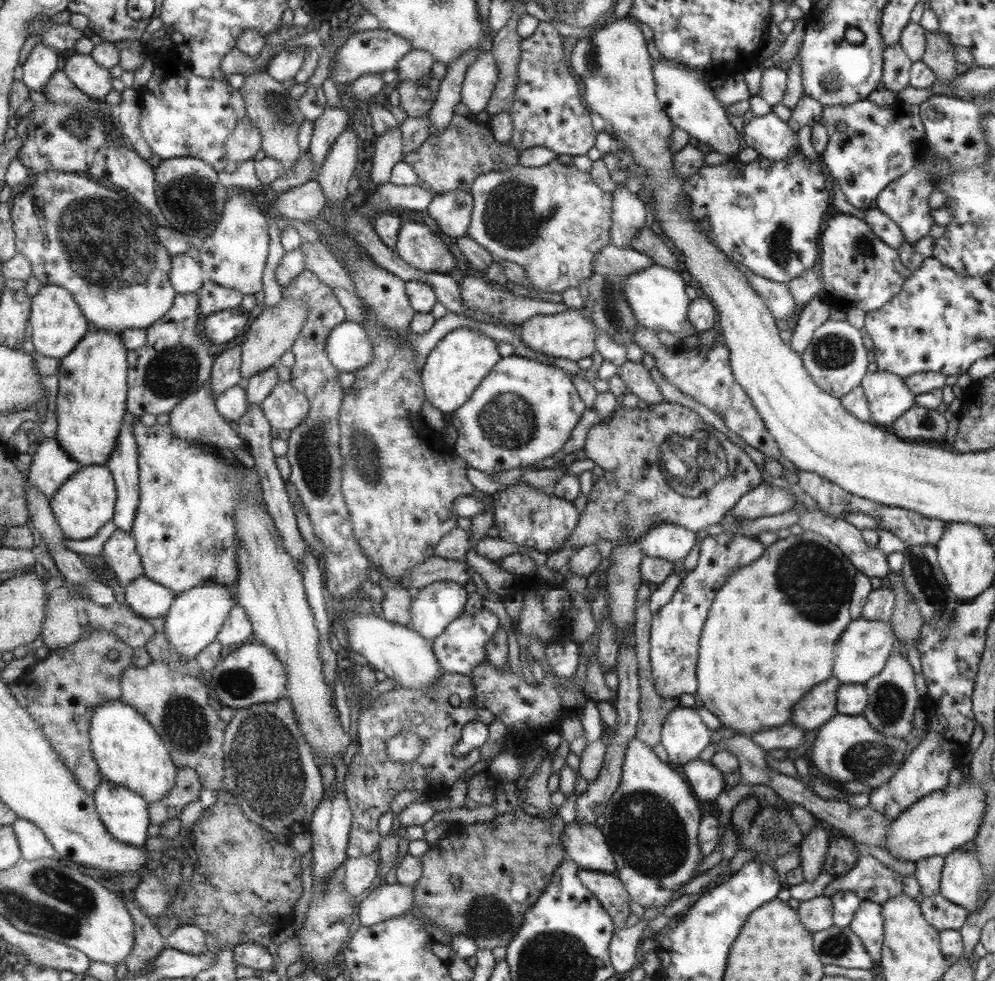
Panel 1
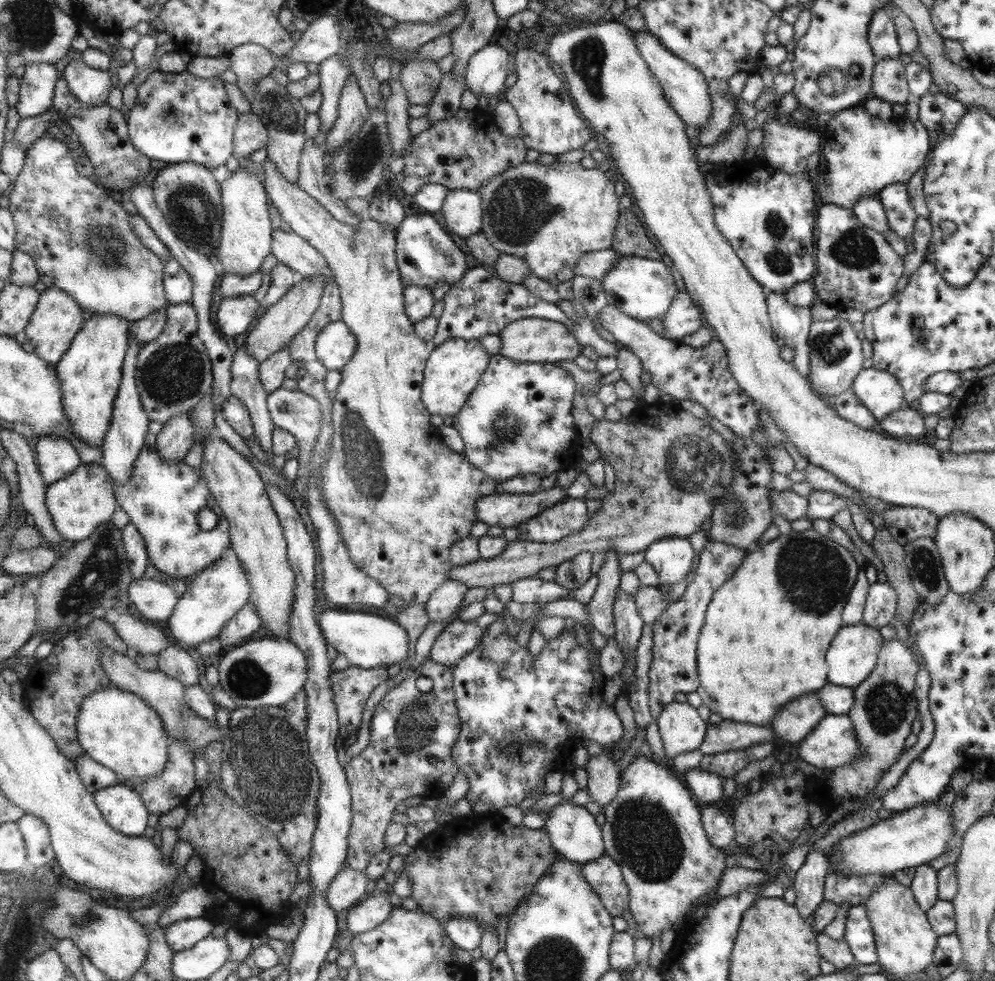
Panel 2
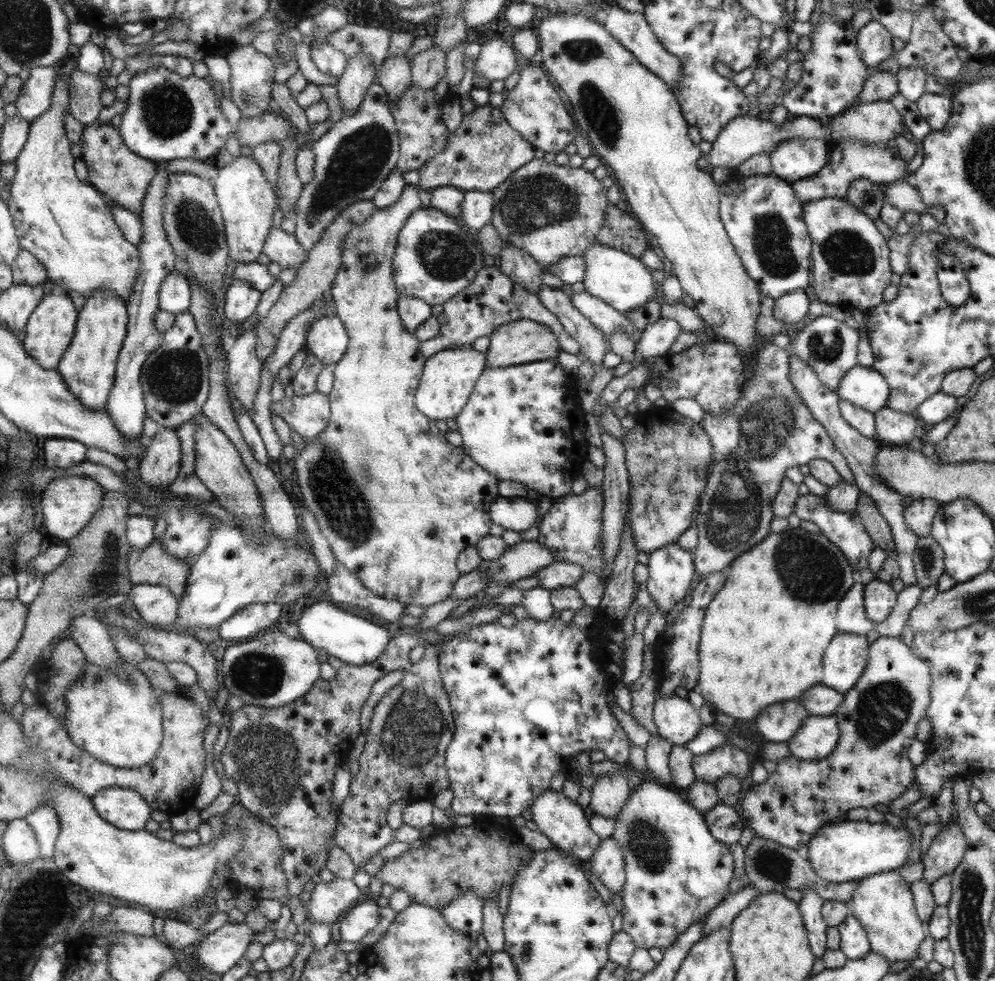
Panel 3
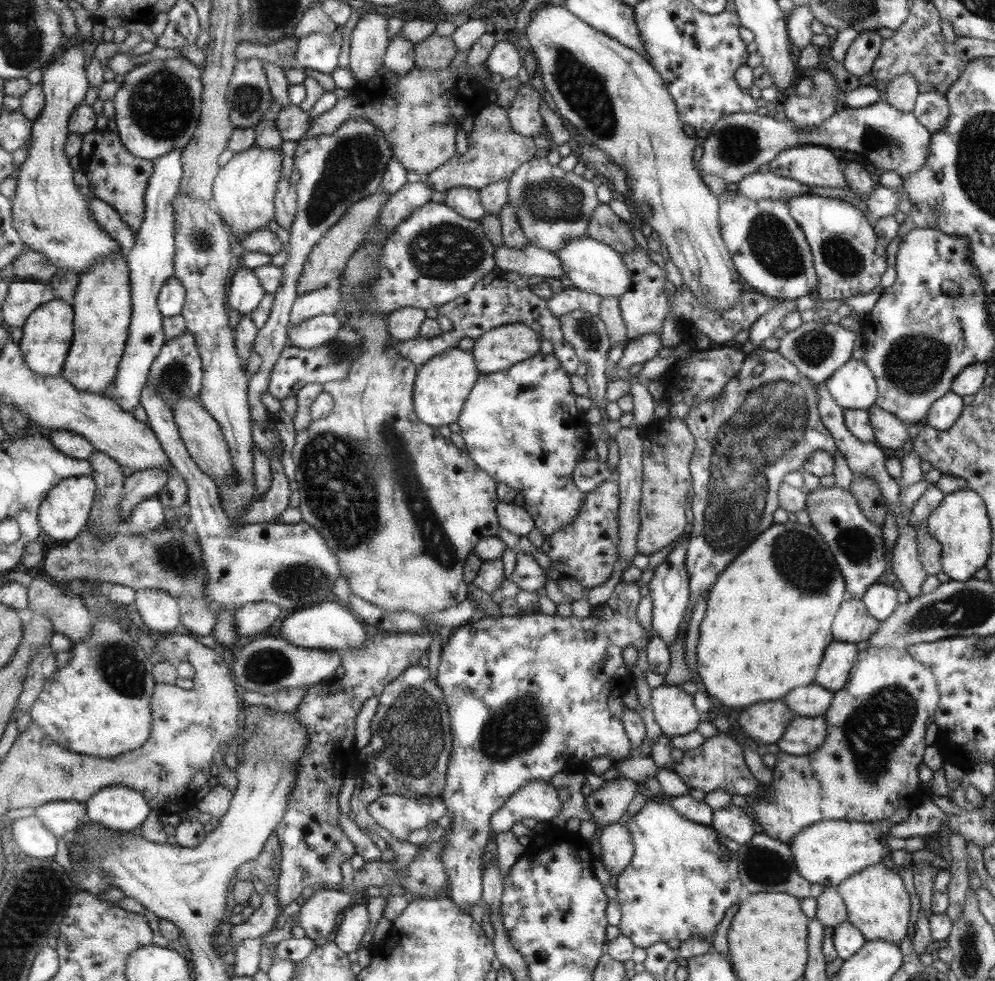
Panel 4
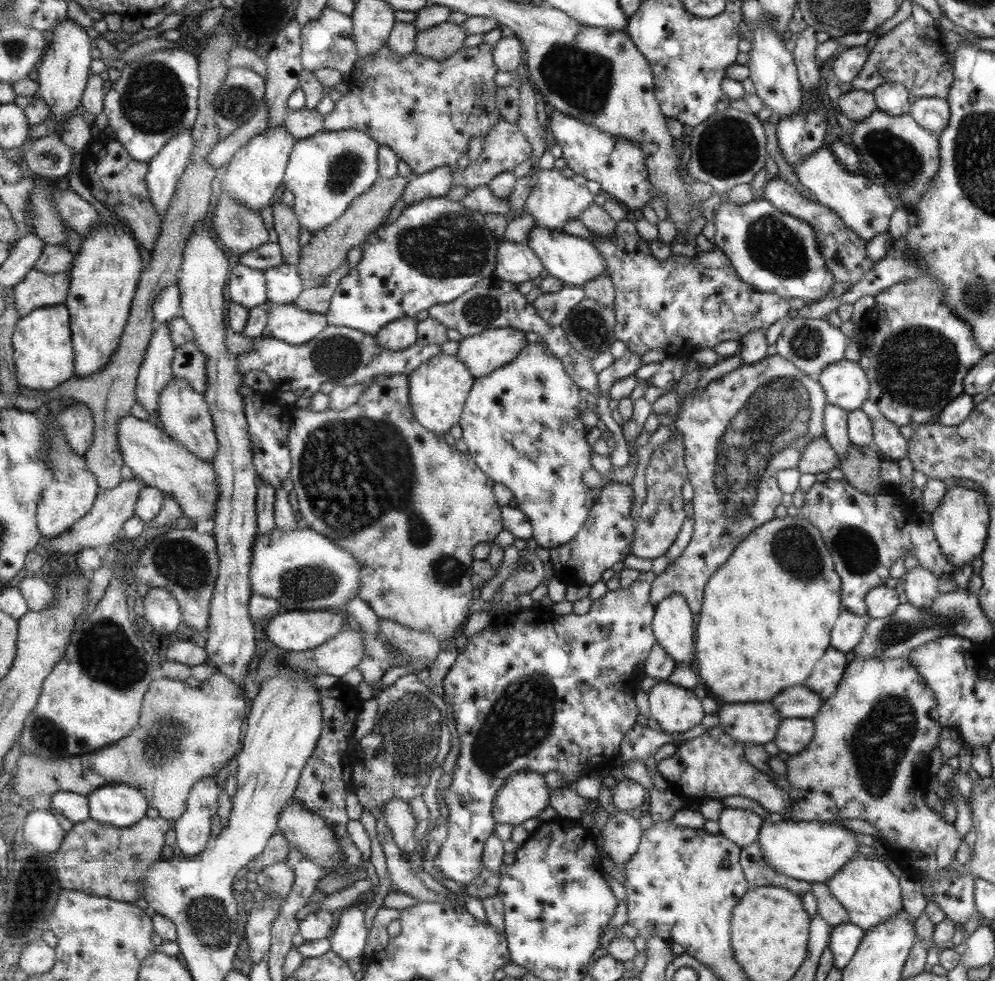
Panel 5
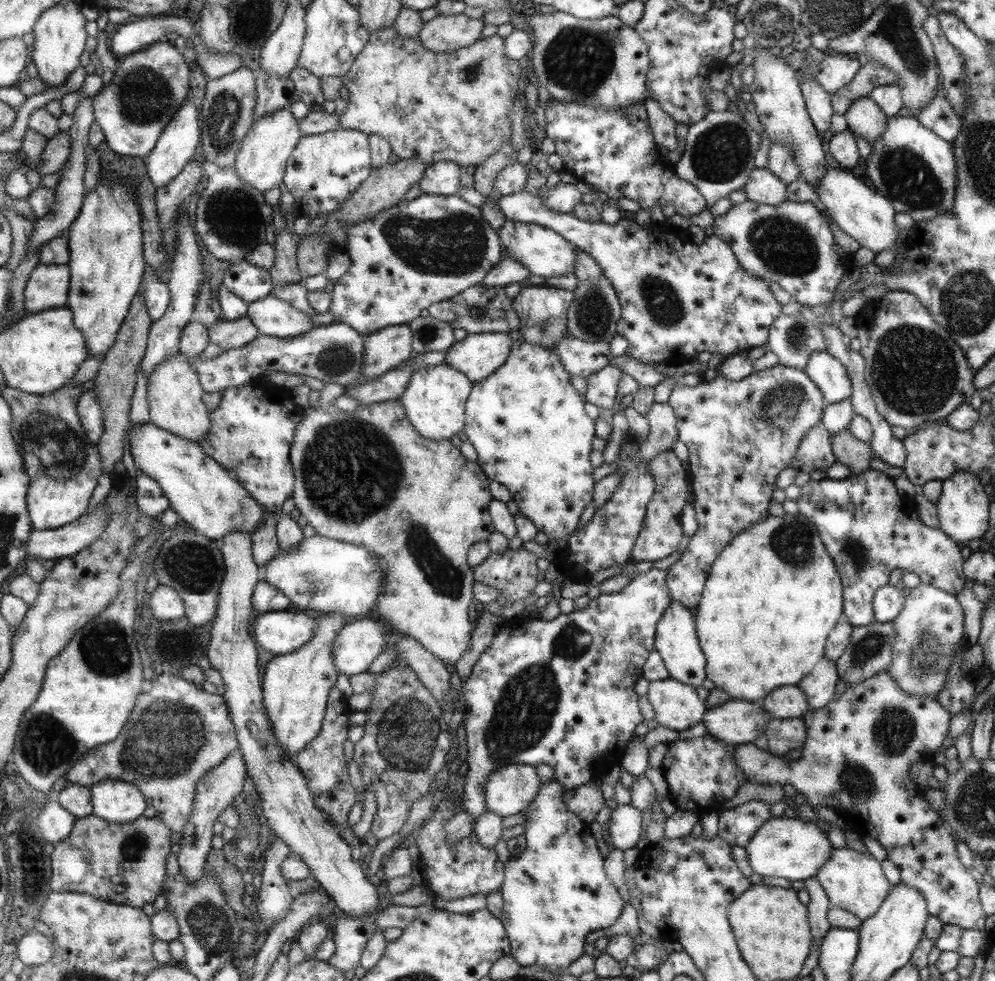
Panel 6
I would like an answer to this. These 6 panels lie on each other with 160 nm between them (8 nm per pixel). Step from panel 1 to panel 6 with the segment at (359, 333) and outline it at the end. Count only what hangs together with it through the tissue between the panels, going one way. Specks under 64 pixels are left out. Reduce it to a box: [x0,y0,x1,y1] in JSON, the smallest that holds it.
[248,294,335,338]

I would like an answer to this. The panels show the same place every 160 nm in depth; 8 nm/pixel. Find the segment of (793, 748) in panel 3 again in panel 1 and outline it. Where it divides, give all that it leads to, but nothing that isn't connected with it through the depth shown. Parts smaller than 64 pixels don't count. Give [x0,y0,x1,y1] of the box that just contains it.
[808,714,906,788]

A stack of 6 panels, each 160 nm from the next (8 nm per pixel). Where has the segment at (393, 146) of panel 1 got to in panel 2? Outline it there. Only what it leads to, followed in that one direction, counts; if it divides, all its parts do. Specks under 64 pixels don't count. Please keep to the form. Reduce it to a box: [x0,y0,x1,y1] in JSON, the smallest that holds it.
[386,78,412,157]

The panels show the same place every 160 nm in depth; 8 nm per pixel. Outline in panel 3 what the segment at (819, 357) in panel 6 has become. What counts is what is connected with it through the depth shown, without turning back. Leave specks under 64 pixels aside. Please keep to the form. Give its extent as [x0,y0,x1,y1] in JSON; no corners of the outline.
[835,363,891,413]

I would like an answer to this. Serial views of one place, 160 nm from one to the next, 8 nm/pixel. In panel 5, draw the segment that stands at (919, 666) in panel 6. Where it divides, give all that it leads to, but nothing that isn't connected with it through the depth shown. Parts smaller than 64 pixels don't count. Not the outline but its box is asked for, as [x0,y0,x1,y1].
[903,565,940,608]

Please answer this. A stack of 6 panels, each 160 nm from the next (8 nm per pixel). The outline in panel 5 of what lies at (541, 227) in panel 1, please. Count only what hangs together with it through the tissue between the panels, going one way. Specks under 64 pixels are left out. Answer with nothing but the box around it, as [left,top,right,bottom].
[524,168,593,233]

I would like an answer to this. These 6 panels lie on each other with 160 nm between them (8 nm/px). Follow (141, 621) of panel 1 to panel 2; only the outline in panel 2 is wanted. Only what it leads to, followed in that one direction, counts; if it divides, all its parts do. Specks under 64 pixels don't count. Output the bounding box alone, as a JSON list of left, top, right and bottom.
[104,608,177,656]

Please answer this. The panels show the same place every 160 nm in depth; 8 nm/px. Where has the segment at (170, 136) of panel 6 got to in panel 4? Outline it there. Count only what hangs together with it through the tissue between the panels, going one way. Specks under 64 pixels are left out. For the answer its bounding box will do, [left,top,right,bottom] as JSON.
[113,149,184,413]

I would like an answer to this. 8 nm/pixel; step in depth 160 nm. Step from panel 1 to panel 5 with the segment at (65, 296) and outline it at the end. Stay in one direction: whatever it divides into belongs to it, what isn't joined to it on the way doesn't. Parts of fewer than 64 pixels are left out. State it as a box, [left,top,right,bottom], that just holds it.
[13,305,76,390]

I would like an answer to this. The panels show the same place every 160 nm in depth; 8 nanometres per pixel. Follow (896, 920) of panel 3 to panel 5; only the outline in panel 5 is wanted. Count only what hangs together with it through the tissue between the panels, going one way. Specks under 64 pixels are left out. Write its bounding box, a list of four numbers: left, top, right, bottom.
[825,854,901,932]

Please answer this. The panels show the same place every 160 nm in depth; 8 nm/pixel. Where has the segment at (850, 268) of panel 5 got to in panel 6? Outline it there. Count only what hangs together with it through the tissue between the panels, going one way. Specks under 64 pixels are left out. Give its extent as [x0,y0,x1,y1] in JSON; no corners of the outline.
[742,168,785,206]

